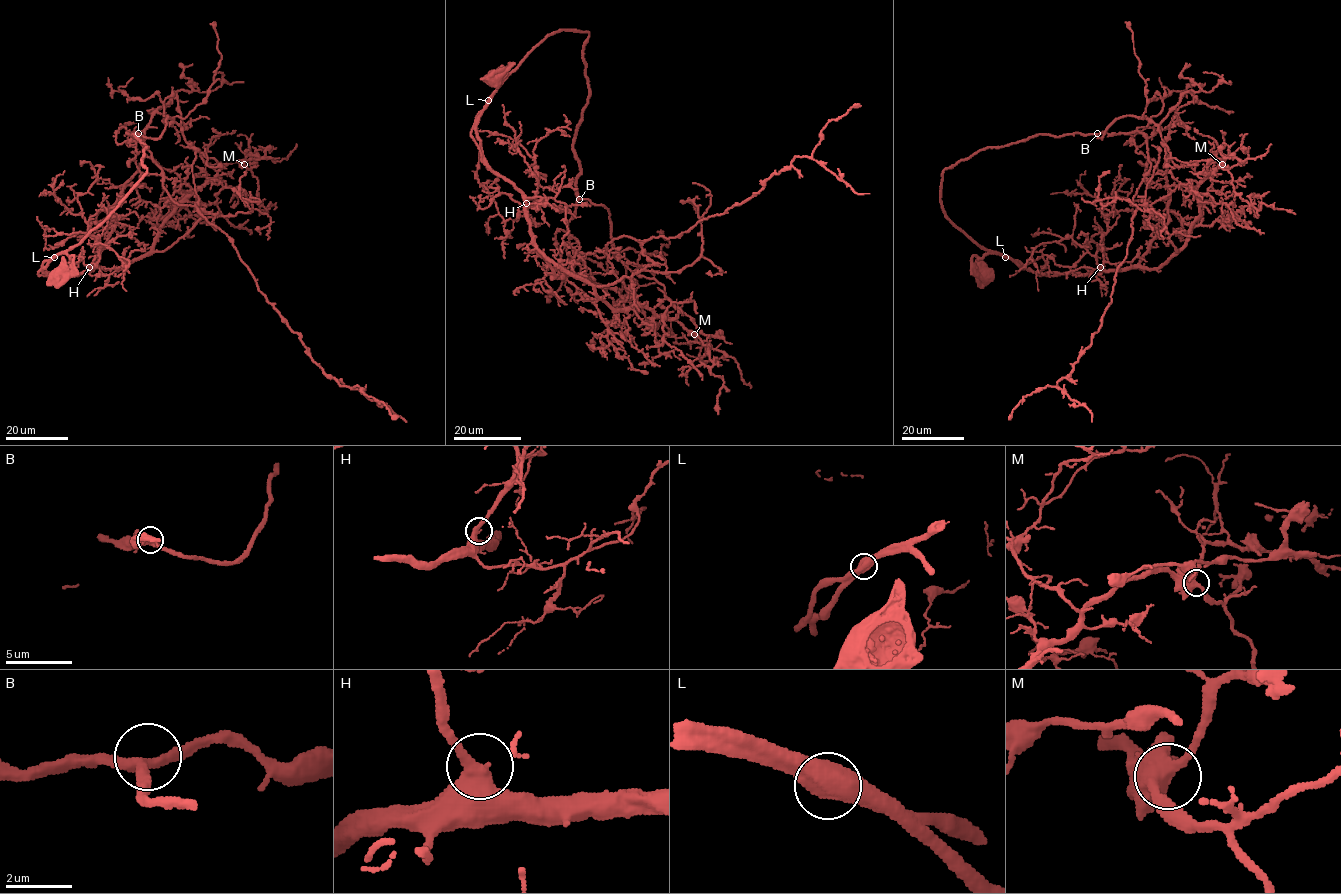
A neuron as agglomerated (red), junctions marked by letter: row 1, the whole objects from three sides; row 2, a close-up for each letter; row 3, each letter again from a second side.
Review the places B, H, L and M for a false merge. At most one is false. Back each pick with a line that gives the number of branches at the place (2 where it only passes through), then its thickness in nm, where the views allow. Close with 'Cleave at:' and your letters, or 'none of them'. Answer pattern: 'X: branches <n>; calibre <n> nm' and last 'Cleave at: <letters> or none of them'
Cleave at: none of them

